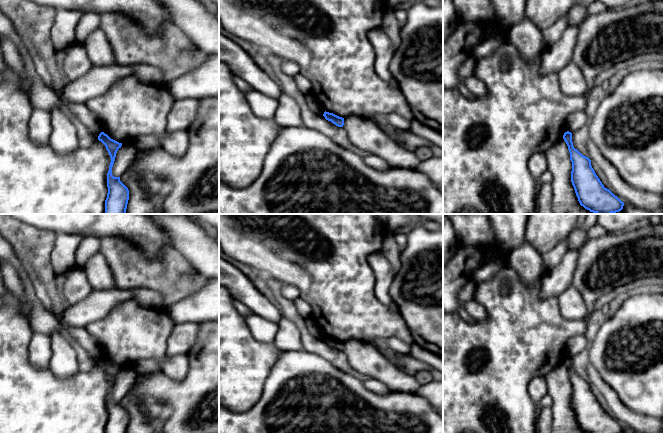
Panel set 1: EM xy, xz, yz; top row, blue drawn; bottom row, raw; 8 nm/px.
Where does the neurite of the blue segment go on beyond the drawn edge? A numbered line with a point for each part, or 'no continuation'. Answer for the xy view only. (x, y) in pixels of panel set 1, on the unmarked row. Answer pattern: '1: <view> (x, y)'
no continuation

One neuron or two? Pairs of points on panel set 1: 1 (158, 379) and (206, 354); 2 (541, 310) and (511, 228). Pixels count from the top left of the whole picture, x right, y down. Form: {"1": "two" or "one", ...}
{"1": "one", "2": "two"}

